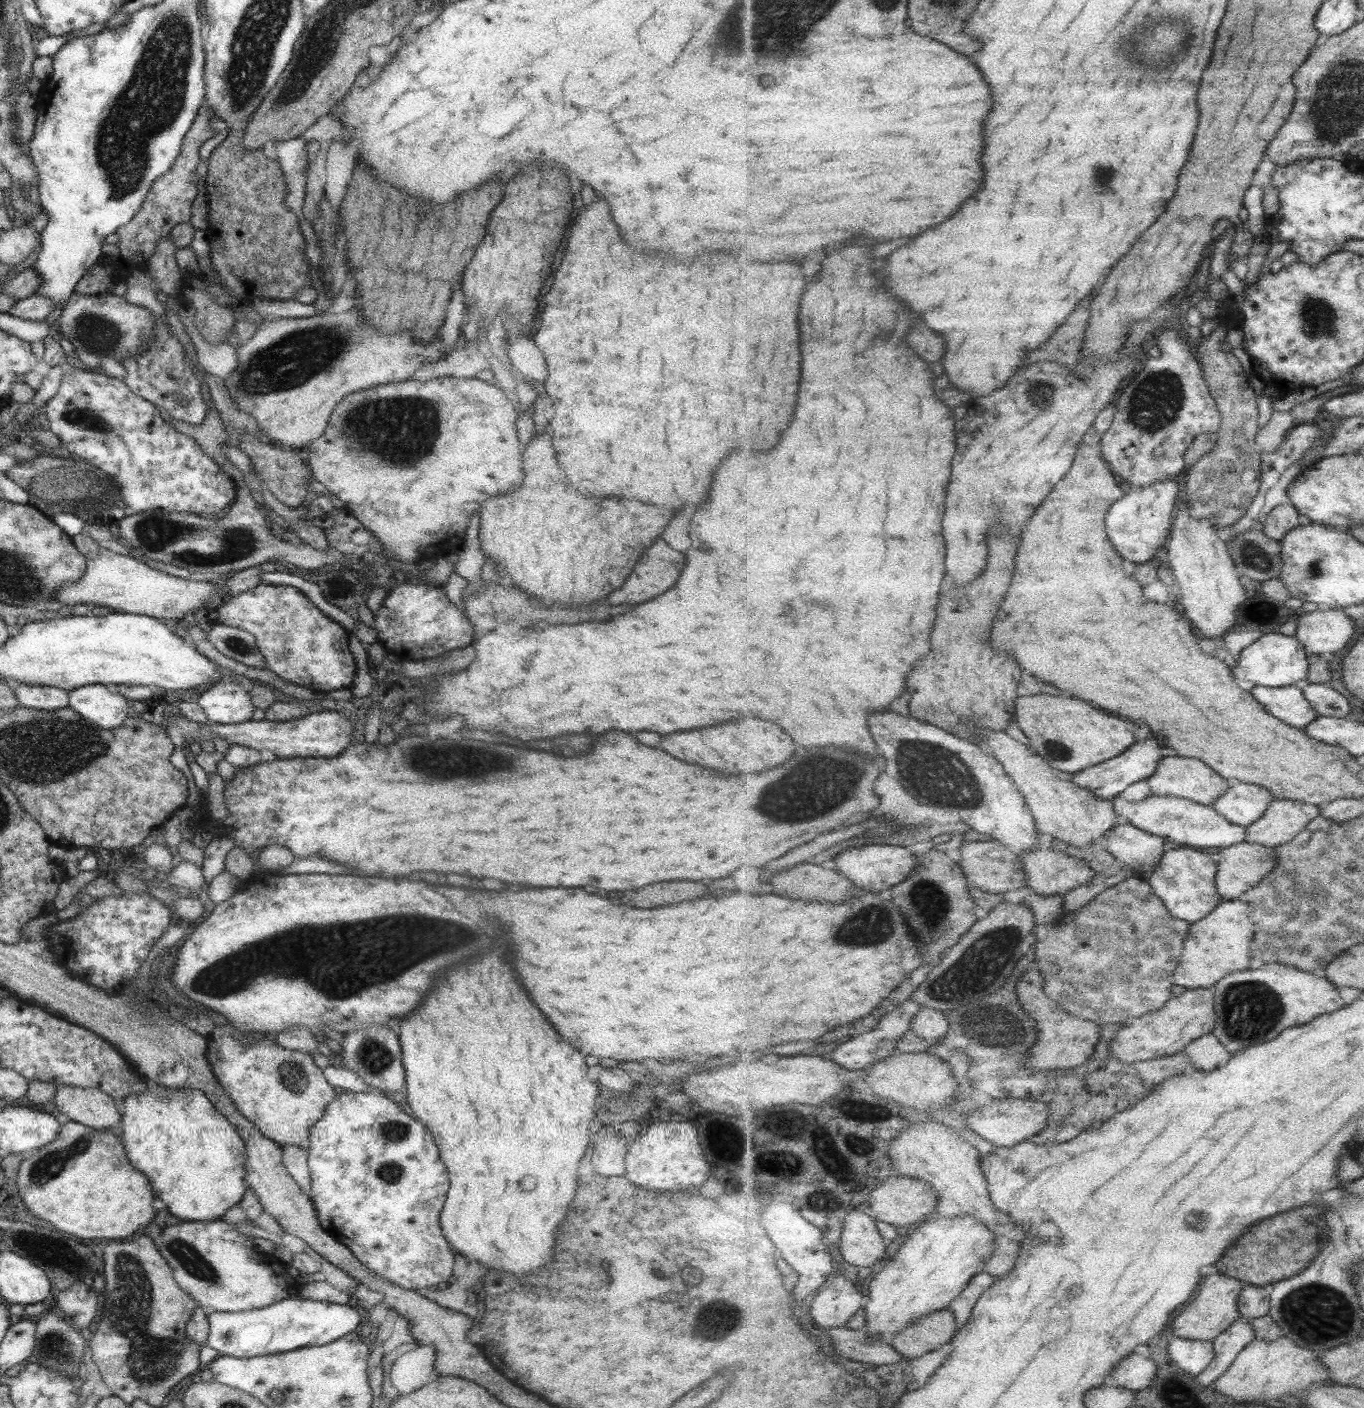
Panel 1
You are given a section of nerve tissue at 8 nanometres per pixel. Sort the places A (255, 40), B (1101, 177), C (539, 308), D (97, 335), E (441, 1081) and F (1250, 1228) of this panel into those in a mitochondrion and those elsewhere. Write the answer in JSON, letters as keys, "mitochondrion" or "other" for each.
{"A":"mitochondrion","B":"mitochondrion","C":"other","D":"mitochondrion","E":"other","F":"other"}

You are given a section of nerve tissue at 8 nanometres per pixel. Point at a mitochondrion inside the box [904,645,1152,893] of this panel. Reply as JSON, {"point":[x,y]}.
{"point":[1059,751]}

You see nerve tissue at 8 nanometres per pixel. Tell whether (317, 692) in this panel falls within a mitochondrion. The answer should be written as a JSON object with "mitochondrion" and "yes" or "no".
{"mitochondrion":"no"}

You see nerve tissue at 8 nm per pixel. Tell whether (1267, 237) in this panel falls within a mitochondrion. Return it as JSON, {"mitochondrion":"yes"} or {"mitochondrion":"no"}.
{"mitochondrion":"no"}

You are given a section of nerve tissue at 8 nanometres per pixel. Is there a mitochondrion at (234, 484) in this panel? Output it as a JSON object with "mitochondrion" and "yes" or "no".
{"mitochondrion":"no"}

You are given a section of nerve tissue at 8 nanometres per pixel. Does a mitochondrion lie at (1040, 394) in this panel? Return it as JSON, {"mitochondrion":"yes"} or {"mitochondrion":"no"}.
{"mitochondrion":"yes"}

